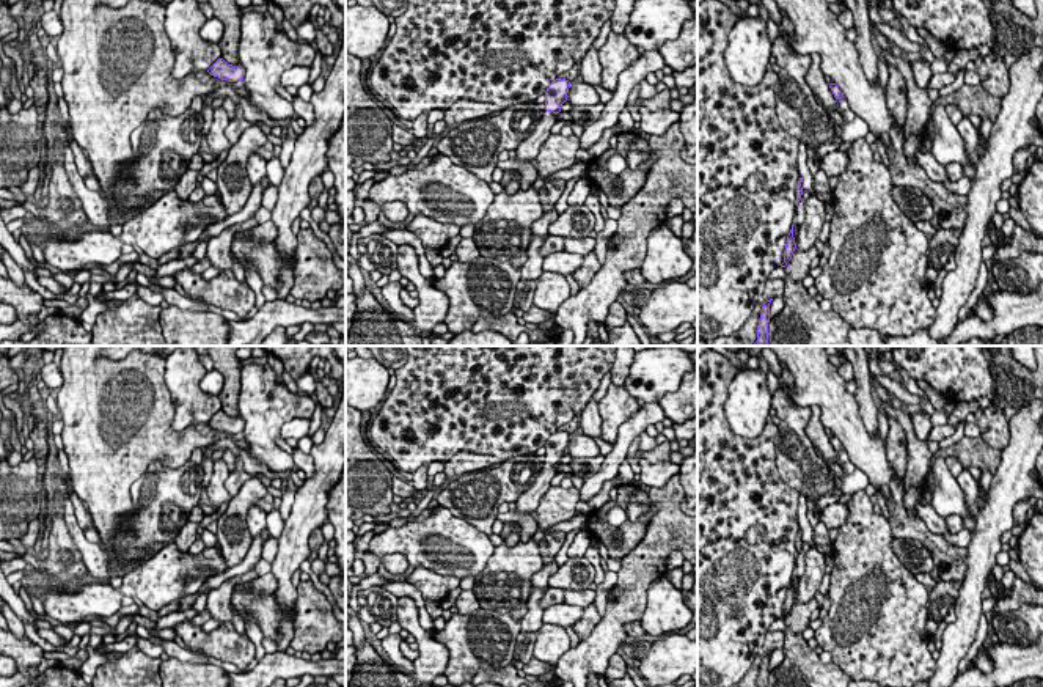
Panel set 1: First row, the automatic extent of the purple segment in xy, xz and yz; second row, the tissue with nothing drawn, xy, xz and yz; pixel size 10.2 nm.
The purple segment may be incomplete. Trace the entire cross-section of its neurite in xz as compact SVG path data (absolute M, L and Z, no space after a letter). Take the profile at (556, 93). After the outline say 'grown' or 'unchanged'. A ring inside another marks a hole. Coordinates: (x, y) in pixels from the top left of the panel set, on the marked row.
M556 79L548 85L545 91L545 112L536 124L532 134L517 146L515 160L531 163L534 159L537 159L540 146L551 134L550 130L556 123L556 115L567 101L569 88L570 82L565 79Z; grown

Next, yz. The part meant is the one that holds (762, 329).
M773 299L767 300L762 307L762 314L757 325L757 341L754 346L770 346L768 344L768 322L770 322L770 303Z; unchanged

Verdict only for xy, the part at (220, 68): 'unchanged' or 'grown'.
unchanged

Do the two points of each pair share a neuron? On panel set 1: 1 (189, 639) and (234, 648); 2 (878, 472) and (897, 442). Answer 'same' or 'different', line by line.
1: same
2: different

